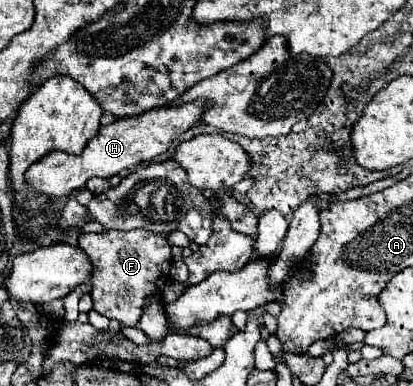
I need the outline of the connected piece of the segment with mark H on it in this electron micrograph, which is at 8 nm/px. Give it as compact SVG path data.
M192 101L180 107L160 107L160 109L152 109L144 115L138 117L124 117L124 119L116 119L114 123L100 127L98 135L94 135L84 151L80 155L70 155L66 151L50 151L46 153L42 159L38 159L36 163L30 165L30 169L26 171L26 185L48 197L48 199L62 199L72 195L76 189L82 189L86 185L88 179L92 177L102 177L108 179L124 169L130 169L134 165L138 165L140 161L150 161L156 155L164 153L174 139L178 139L184 131L188 131L194 123L200 121L200 115L204 113L204 109L208 107L208 103L204 101Z

